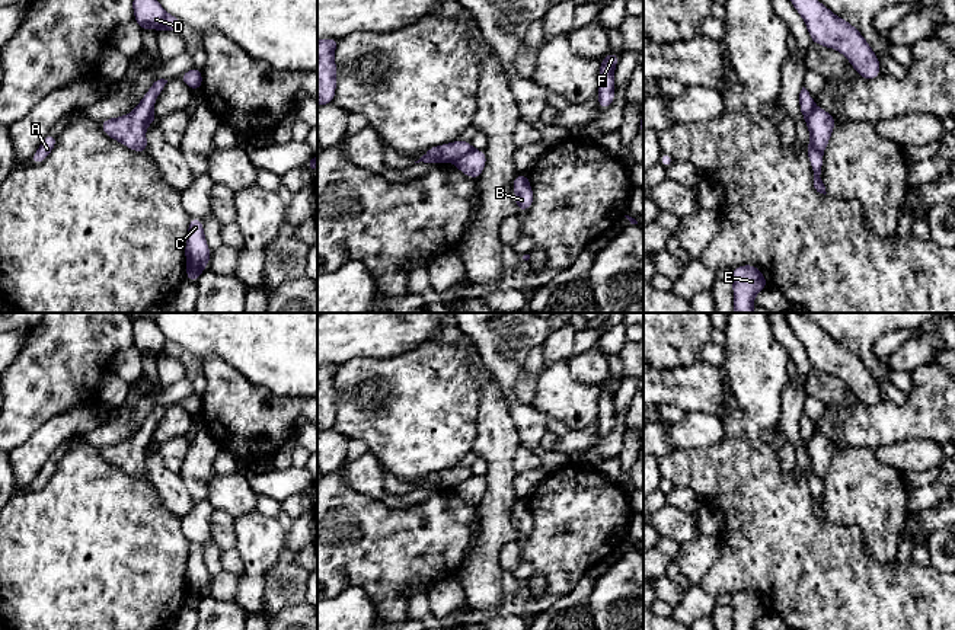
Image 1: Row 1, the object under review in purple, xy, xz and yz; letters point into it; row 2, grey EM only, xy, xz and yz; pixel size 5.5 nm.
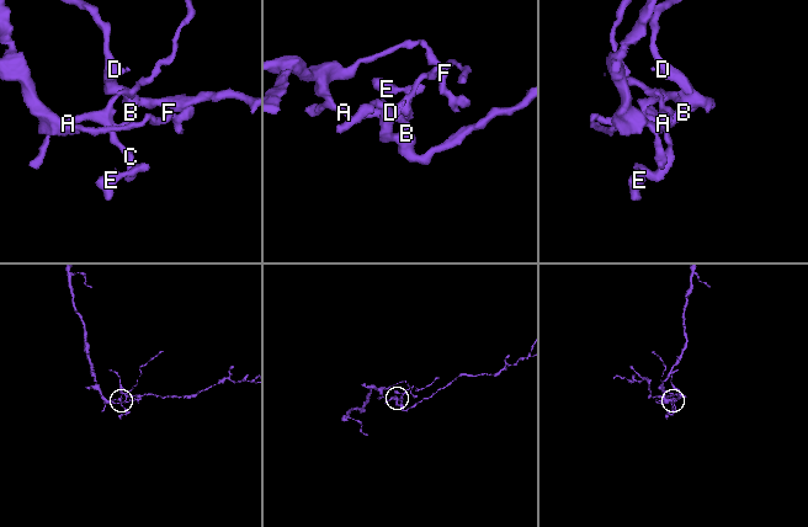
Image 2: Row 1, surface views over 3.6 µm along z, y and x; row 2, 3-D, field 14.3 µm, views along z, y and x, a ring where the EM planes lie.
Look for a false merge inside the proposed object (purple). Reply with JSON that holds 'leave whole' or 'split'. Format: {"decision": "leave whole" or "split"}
{"decision": "split"}

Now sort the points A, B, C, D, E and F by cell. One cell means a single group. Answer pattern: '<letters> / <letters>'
A C E F / B D

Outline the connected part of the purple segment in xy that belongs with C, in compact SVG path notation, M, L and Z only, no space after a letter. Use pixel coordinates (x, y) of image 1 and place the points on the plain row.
M191 543L186 560L186 607L197 608L202 597L208 592L211 576L204 563L202 546Z

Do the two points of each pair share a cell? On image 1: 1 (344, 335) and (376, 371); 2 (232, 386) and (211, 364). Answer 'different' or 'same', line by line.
1: different
2: same

